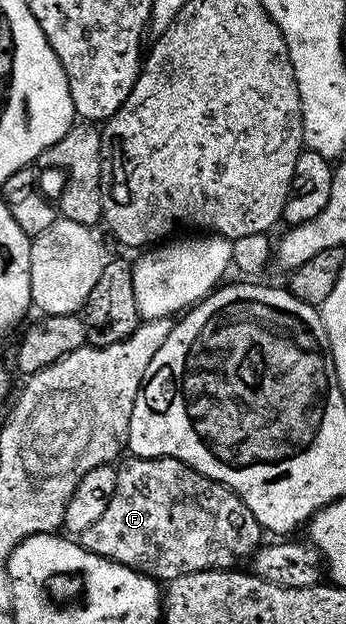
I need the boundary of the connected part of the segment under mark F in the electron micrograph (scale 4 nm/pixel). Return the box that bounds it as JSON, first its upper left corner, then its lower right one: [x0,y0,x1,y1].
[77,458,265,580]

